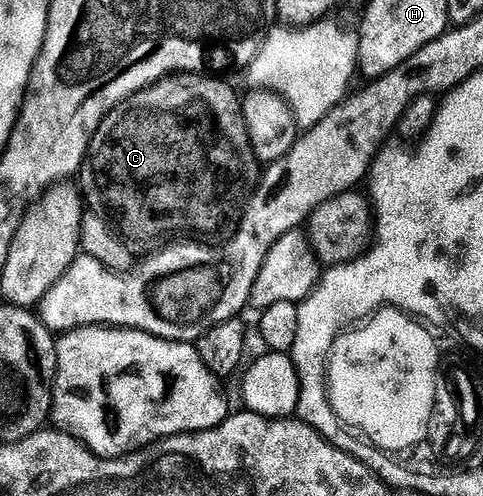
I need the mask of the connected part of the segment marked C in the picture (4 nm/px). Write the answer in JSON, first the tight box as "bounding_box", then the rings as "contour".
{"bounding_box":[79,72,263,255],"contour":[[[204,72],[174,73],[162,77],[160,81],[148,85],[145,89],[140,89],[137,93],[132,93],[128,99],[115,106],[99,123],[89,144],[85,161],[81,164],[79,188],[88,208],[104,217],[113,226],[118,238],[124,241],[125,248],[134,254],[145,255],[150,251],[160,250],[162,246],[174,239],[200,239],[205,243],[217,243],[222,239],[232,238],[237,231],[237,226],[241,224],[241,218],[245,215],[245,207],[261,179],[263,165],[253,153],[248,124],[245,122],[242,109],[242,98],[239,95],[237,97],[236,91],[227,82],[220,81],[217,77],[205,76]]]}

